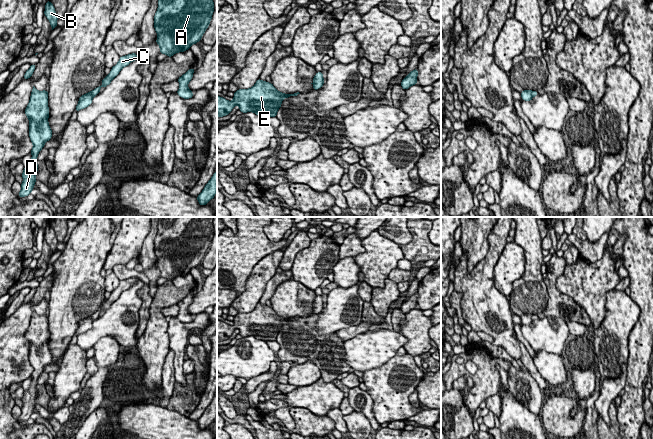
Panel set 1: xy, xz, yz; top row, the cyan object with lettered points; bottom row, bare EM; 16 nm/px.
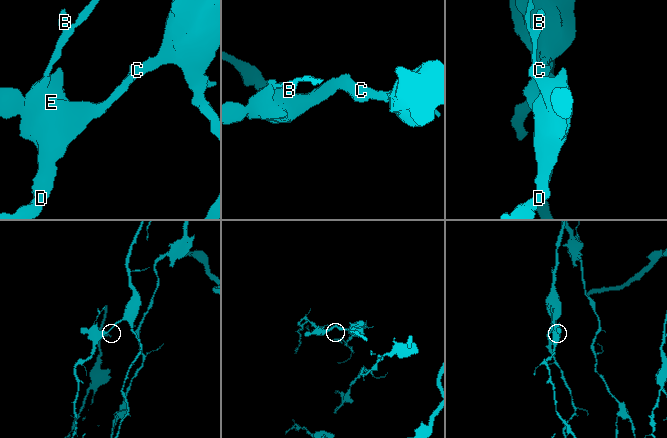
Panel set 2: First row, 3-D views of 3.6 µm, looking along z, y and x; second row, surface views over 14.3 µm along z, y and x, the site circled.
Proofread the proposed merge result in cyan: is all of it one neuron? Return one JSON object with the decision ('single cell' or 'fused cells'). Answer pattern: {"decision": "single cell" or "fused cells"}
{"decision": "single cell"}

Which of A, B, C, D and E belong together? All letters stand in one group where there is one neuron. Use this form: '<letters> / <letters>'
A B C D E

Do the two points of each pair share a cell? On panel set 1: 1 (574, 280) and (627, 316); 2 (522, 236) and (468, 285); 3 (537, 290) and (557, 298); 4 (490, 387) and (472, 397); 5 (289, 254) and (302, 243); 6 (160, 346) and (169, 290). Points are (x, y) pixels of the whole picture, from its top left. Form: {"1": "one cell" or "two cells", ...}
{"1": "two cells", "2": "two cells", "3": "two cells", "4": "one cell", "5": "one cell", "6": "one cell"}

